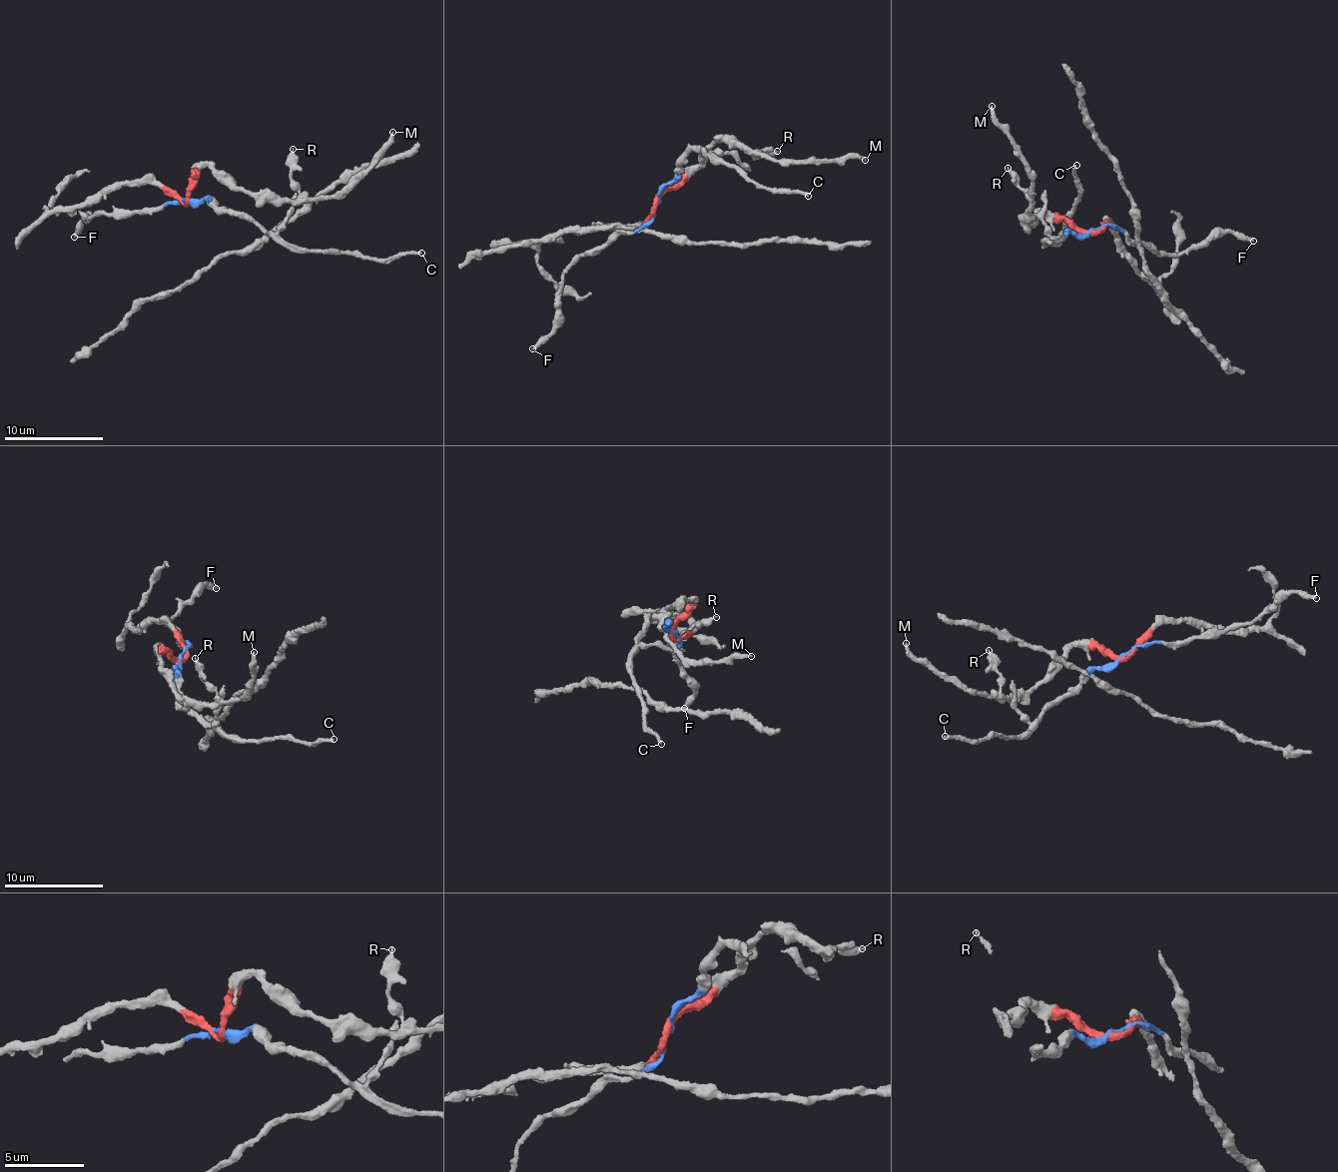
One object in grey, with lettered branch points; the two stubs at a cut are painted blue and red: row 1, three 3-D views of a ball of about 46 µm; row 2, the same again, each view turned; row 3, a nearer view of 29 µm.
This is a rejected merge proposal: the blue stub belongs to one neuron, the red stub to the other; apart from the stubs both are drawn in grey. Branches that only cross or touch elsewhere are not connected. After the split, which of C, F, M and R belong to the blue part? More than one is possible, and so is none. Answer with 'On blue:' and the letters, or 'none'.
On blue: C, F

